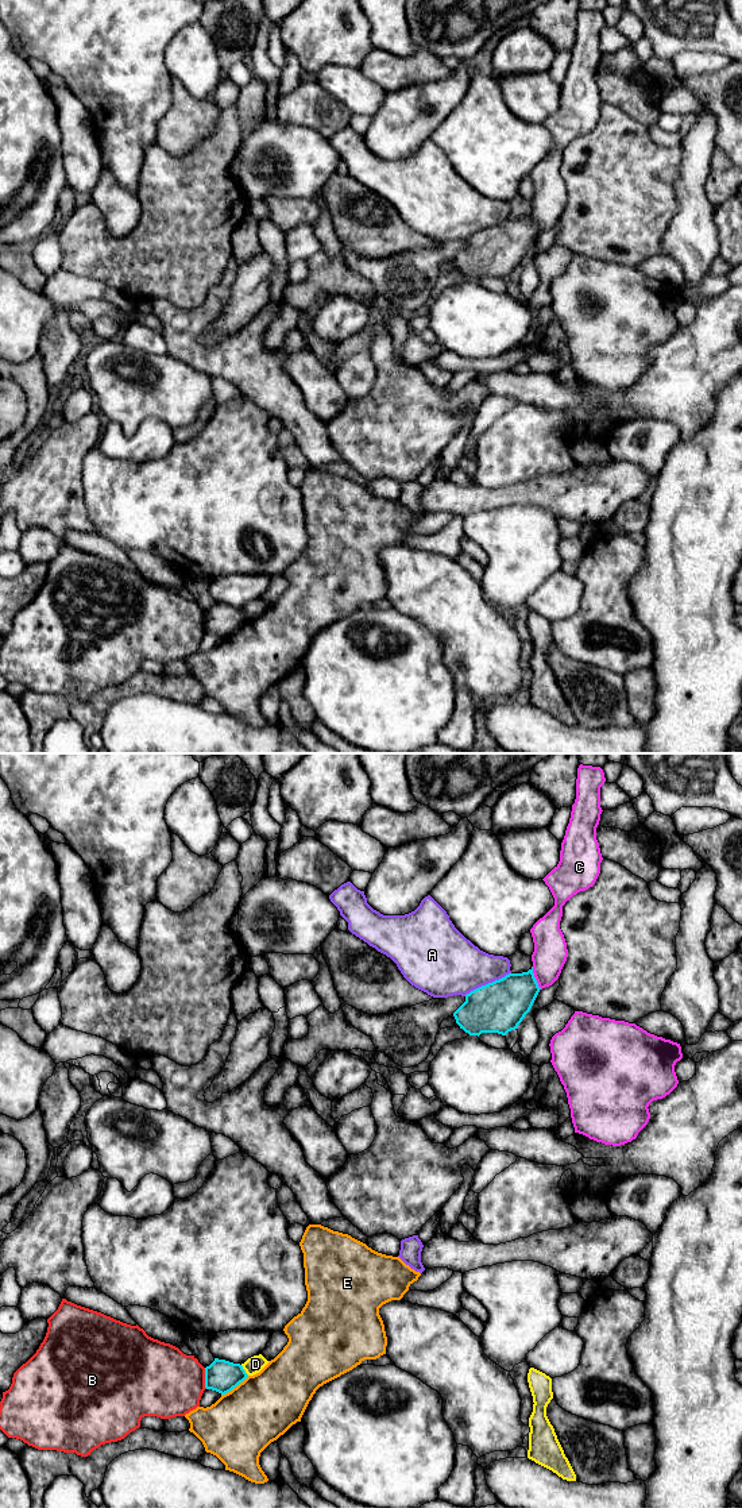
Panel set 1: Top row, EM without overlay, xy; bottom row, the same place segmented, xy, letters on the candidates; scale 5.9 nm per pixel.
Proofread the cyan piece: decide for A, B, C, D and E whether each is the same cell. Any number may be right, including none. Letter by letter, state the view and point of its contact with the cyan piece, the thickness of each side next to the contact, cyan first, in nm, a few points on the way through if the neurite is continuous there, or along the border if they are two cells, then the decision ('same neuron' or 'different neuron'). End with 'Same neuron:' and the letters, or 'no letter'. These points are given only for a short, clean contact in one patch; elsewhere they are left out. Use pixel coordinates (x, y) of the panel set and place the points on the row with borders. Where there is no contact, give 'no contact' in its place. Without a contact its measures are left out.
A: meets cyan in xy at (489, 983); 300 nm thick on the cyan side, 360 nm on the other; different neuron
B: meets cyan in xy at (205, 1379); 190 nm thick on the cyan side, 420 nm on the other; different neuron
C: meets cyan in xy at (534, 978); 300 nm thick on the cyan side, 200 nm on the other; different neuron
D: meets cyan in xy at (244, 1370); 190 nm thick on the cyan side, 100 nm on the other; border along xy (240, 1365), (248, 1375); different neuron
E: meets cyan in xy at (235, 1387); 190 nm thick on the cyan side, 400 nm on the other; different neuron
Same neuron: no letter

